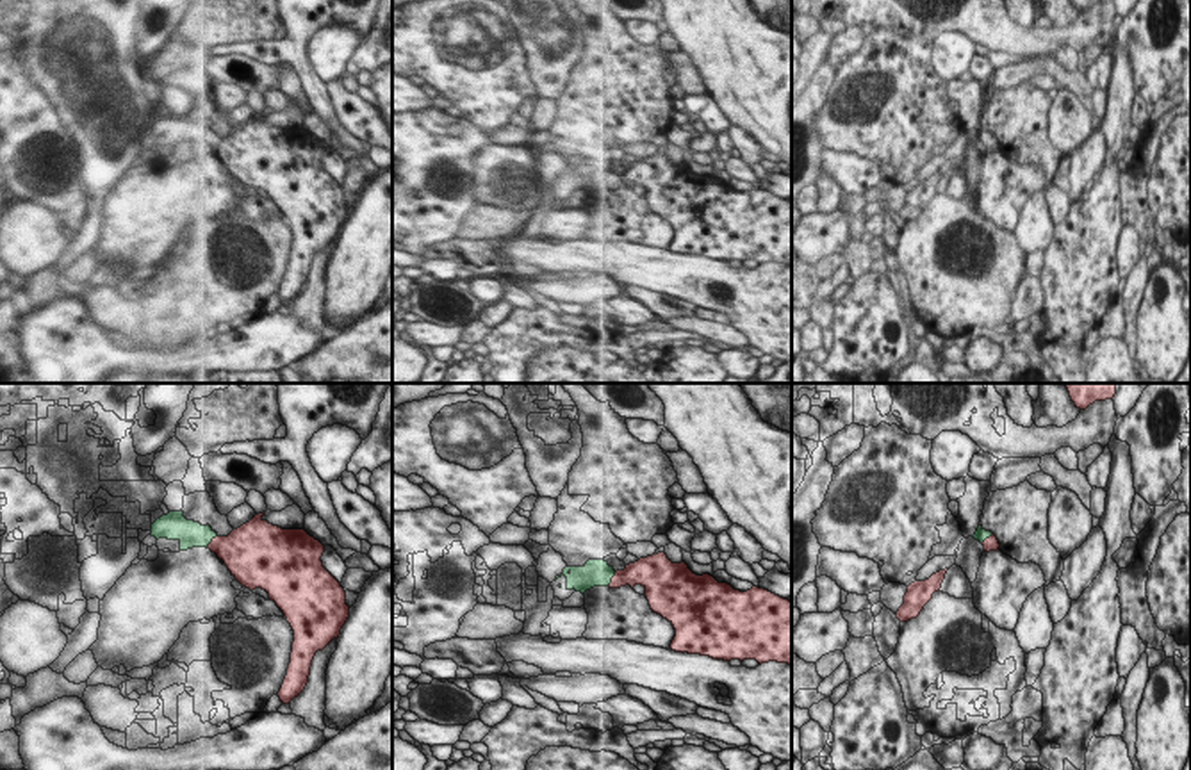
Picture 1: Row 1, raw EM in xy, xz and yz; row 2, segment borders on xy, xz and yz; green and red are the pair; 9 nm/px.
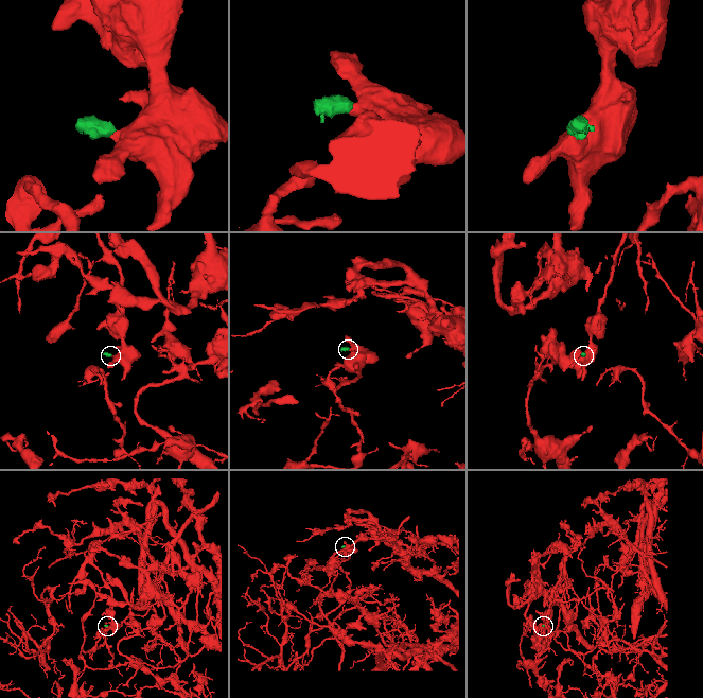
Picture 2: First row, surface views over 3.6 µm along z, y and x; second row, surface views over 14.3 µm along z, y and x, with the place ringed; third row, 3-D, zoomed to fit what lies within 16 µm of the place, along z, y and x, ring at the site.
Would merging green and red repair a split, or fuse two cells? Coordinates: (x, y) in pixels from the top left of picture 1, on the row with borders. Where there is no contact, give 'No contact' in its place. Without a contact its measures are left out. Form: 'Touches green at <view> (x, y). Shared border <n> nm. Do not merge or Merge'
Touches green at xy (211, 540). Shared border 150 nm. Merge.

